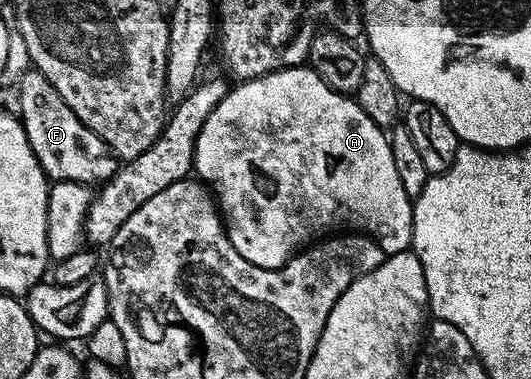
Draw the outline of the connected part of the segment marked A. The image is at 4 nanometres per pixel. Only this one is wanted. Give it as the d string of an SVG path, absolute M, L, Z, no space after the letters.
M310 66L286 67L280 71L274 71L232 86L228 90L227 96L209 113L209 117L197 137L193 171L213 192L233 249L237 249L237 253L241 253L241 257L245 257L245 261L258 267L264 267L270 271L275 267L282 267L292 255L300 249L306 248L312 241L318 240L320 236L327 233L322 233L322 231L327 231L330 227L343 226L339 228L351 233L370 235L378 243L384 256L395 255L397 252L408 250L411 247L413 200L405 193L405 189L401 185L401 177L397 177L397 168L393 166L390 138L385 134L384 128L378 127L376 123L369 121L369 117L365 117L365 113L359 108L354 98L337 93L329 85L325 85L325 81L321 81L319 74L311 70Z

